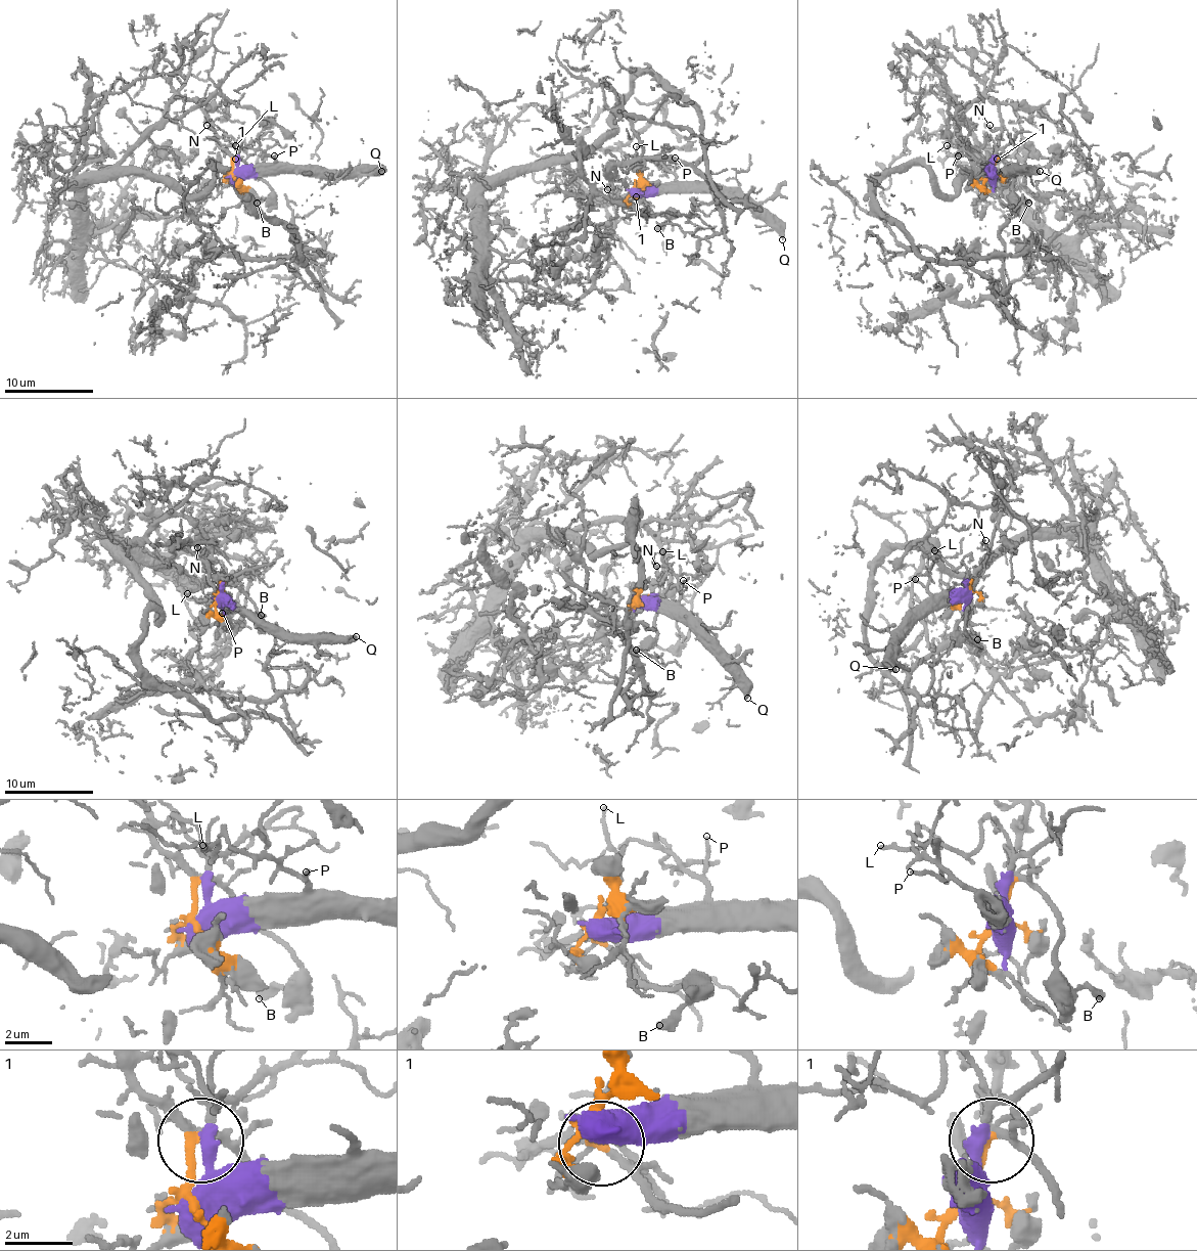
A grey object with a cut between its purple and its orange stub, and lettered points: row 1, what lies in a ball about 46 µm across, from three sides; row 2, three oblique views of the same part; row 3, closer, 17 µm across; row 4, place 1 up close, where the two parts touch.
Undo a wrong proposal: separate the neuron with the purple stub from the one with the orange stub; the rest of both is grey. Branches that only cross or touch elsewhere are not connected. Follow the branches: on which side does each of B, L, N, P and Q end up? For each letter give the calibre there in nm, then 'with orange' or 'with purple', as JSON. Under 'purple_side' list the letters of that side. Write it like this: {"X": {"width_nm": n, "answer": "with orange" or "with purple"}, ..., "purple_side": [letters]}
{"B": {"width_nm": 360, "answer": "with orange"}, "L": {"width_nm": 150, "answer": "with purple"}, "N": {"width_nm": 90, "answer": "with orange"}, "P": {"width_nm": 130, "answer": "with purple"}, "Q": {"width_nm": 380, "answer": "with purple"}, "purple_side": ["L", "P", "Q"]}

